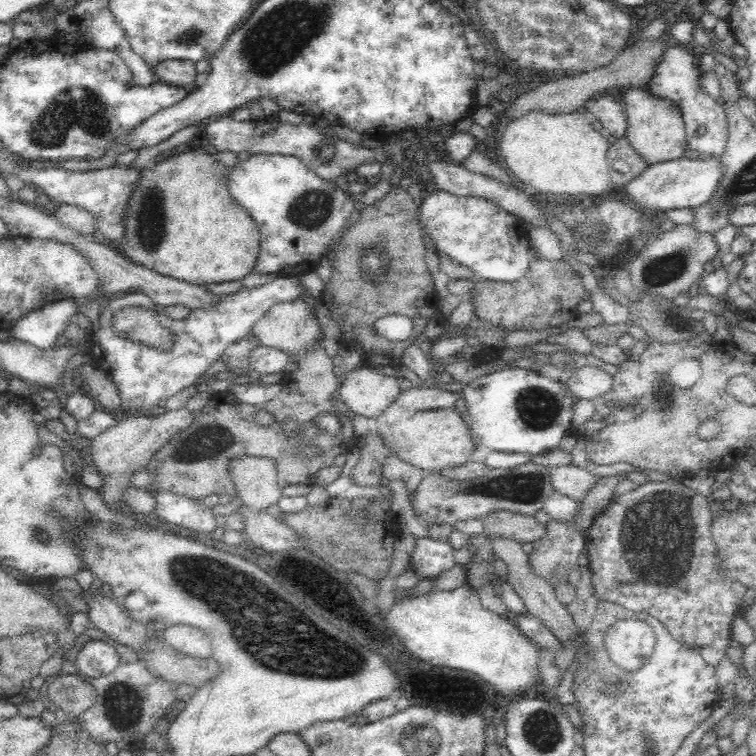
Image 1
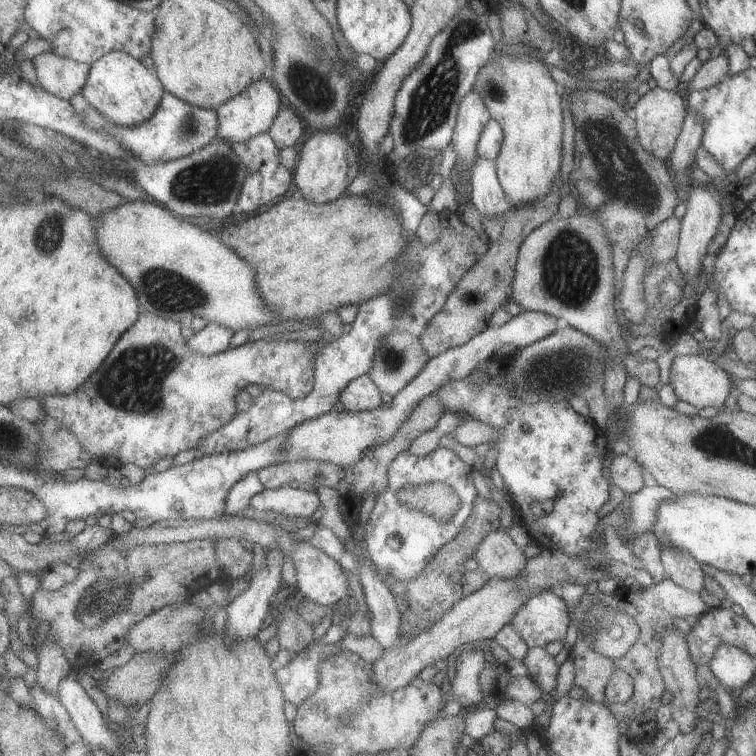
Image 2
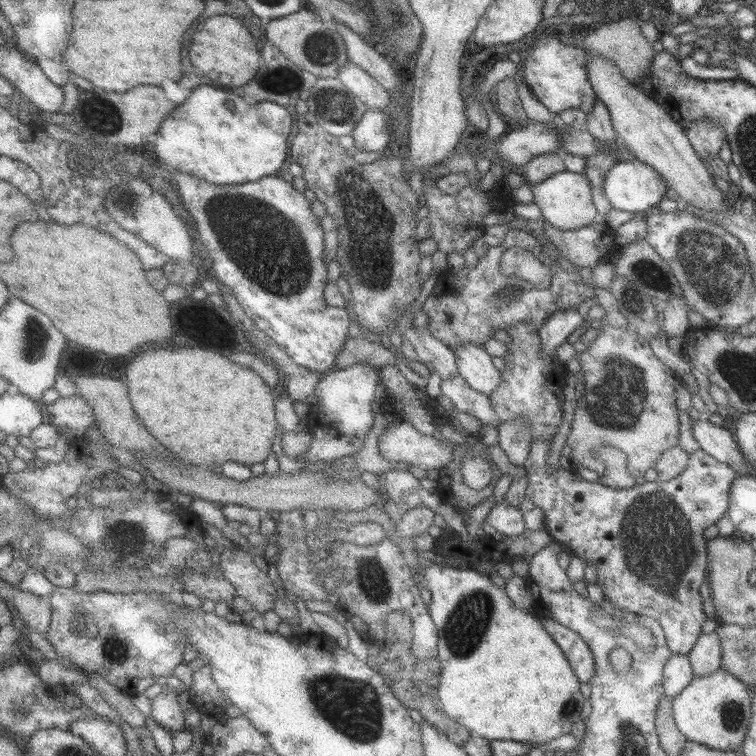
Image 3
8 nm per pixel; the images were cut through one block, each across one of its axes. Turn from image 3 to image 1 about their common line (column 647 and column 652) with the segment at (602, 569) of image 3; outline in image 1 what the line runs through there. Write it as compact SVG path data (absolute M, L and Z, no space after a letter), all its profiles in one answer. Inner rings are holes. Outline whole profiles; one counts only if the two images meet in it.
M648 482L622 492L618 502L602 510L594 524L586 530L586 550L590 558L590 586L598 602L612 602L636 614L658 618L668 634L688 650L700 652L702 662L718 668L726 658L728 642L732 636L732 622L740 614L740 604L748 588L720 574L720 556L714 548L710 534L712 528L712 500L696 494L684 484Z

